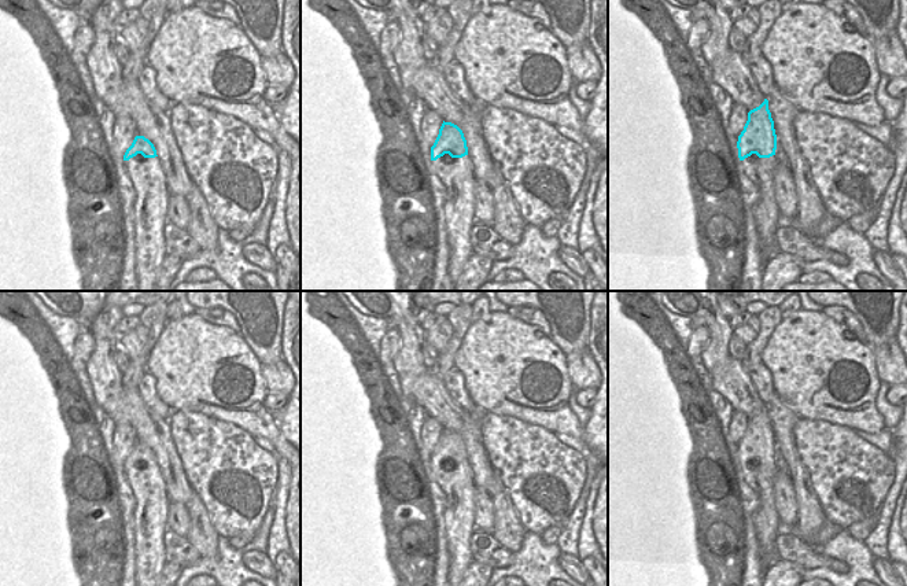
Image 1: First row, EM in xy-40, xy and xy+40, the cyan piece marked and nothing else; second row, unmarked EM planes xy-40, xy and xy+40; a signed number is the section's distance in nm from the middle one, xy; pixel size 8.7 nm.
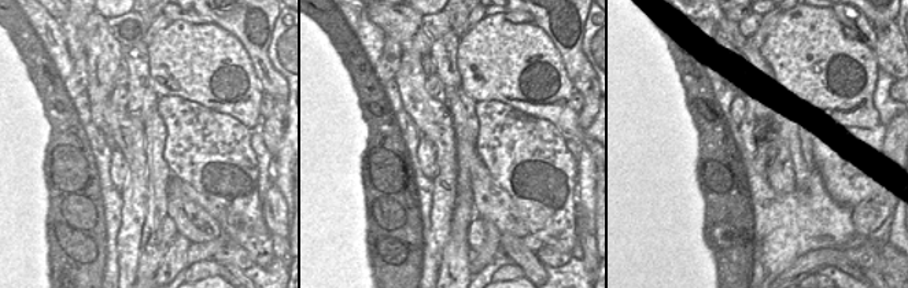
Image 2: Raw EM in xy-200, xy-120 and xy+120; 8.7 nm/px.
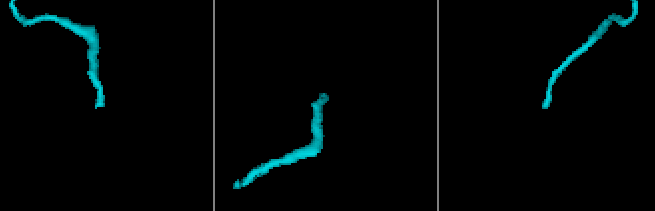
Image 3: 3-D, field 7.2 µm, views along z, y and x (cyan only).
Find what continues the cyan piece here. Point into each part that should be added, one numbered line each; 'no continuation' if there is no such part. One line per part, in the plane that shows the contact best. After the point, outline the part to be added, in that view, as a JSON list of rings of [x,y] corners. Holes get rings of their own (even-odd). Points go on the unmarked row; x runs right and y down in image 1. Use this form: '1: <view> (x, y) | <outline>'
1: xy+40 (767, 526) | [[[777,457],[770,465],[759,465],[756,461],[752,461],[741,468],[744,480],[756,491],[760,501],[753,515],[753,527],[759,542],[759,556],[763,570],[771,568],[781,560],[775,543],[781,532],[781,520],[774,500],[777,472]]]

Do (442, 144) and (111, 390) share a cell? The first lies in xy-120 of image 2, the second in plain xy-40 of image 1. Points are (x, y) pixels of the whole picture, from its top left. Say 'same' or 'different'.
same

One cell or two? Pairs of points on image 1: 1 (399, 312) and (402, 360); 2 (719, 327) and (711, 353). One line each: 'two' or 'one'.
1: one
2: one

